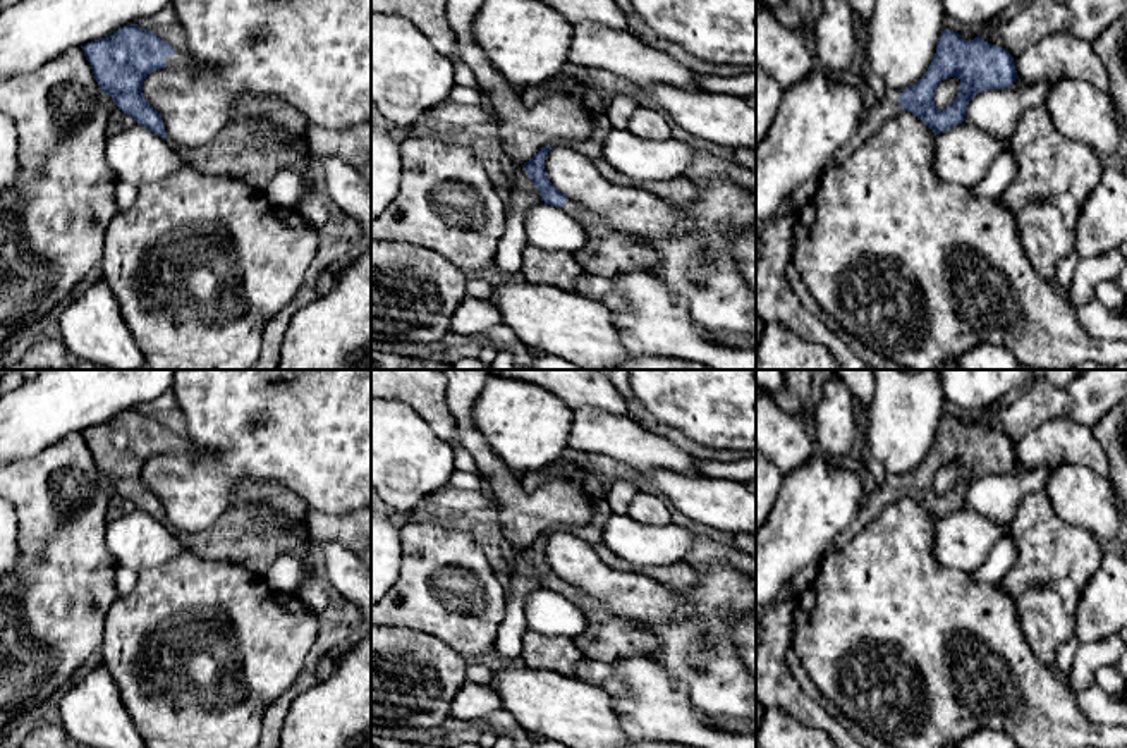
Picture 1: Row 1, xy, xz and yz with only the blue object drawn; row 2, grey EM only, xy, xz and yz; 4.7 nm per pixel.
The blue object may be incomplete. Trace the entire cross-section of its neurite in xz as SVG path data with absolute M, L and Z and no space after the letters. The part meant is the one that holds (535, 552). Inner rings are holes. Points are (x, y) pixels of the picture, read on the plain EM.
M551 531L541 533L522 554L539 576L541 586L562 593L586 616L586 629L572 638L577 650L588 659L603 662L651 657L656 653L660 643L646 624L608 612L596 598L562 579L548 566L545 543L550 535Z

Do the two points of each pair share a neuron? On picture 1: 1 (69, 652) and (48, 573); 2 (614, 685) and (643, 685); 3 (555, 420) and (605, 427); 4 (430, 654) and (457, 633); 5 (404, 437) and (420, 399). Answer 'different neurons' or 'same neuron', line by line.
1: same neuron
2: different neurons
3: different neurons
4: different neurons
5: different neurons

